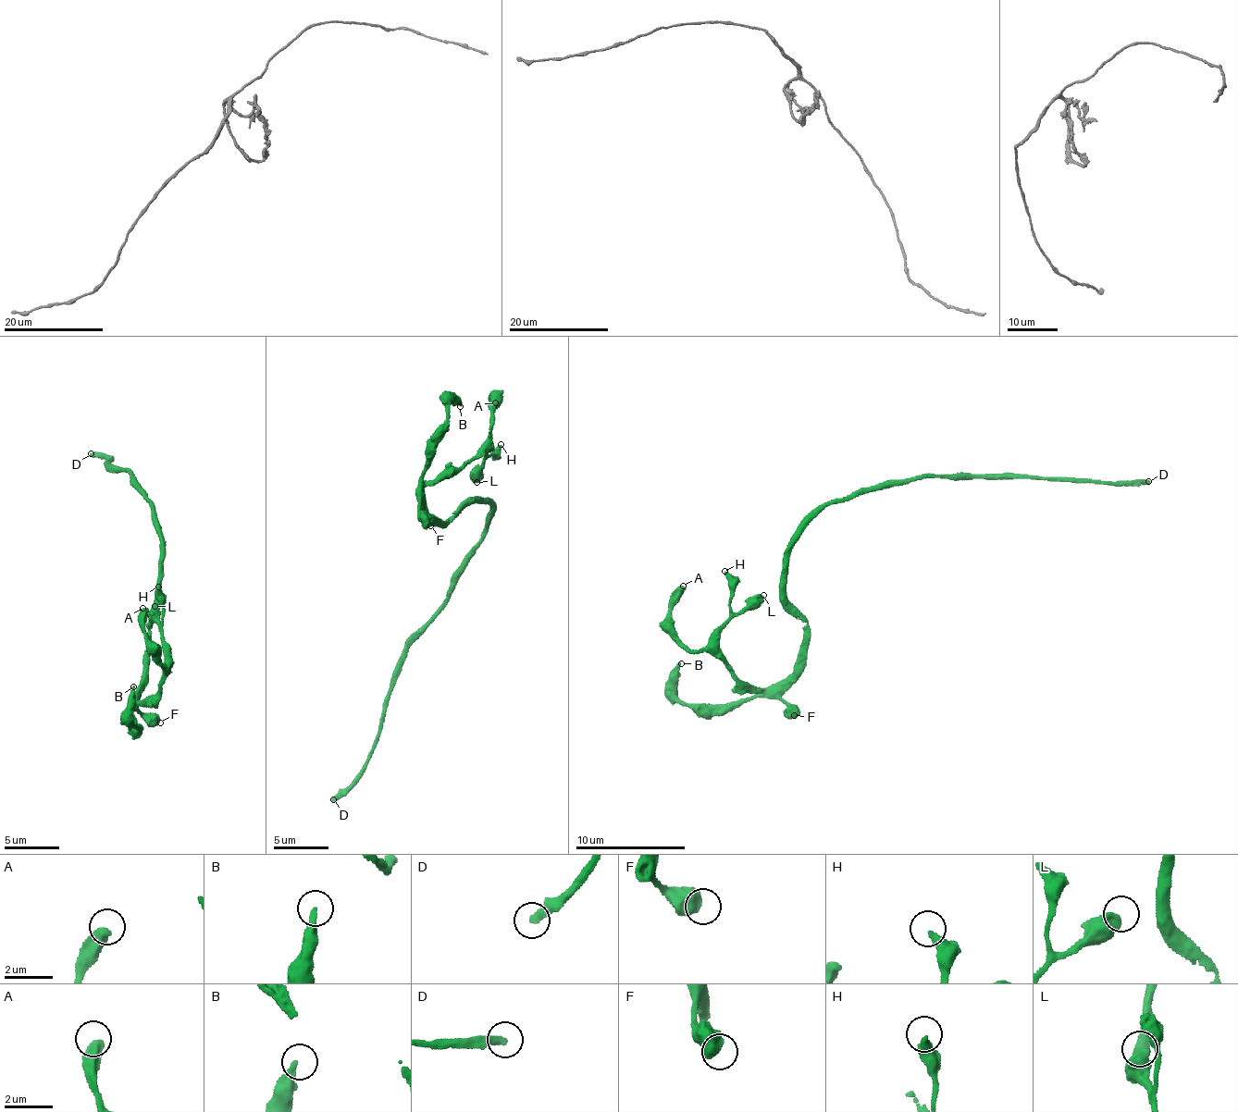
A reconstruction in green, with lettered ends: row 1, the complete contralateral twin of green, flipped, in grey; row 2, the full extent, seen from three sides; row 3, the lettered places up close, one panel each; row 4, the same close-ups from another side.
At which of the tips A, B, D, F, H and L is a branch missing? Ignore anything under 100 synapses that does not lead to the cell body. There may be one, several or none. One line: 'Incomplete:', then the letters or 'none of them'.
Incomplete: D

